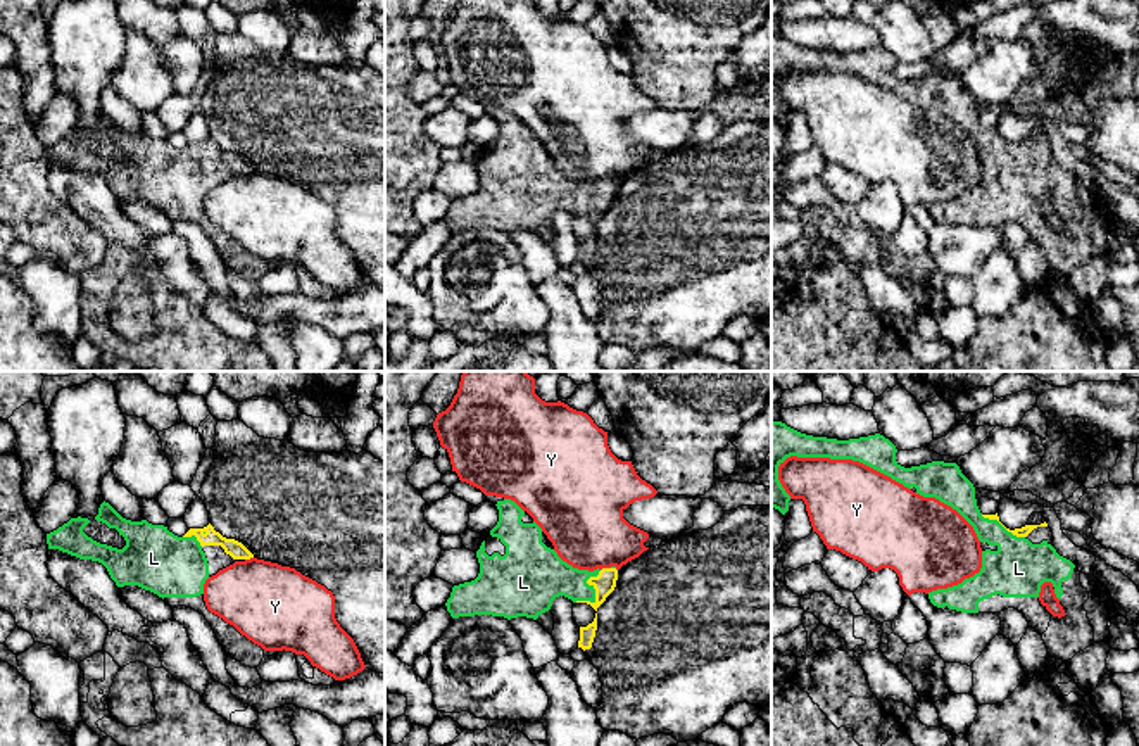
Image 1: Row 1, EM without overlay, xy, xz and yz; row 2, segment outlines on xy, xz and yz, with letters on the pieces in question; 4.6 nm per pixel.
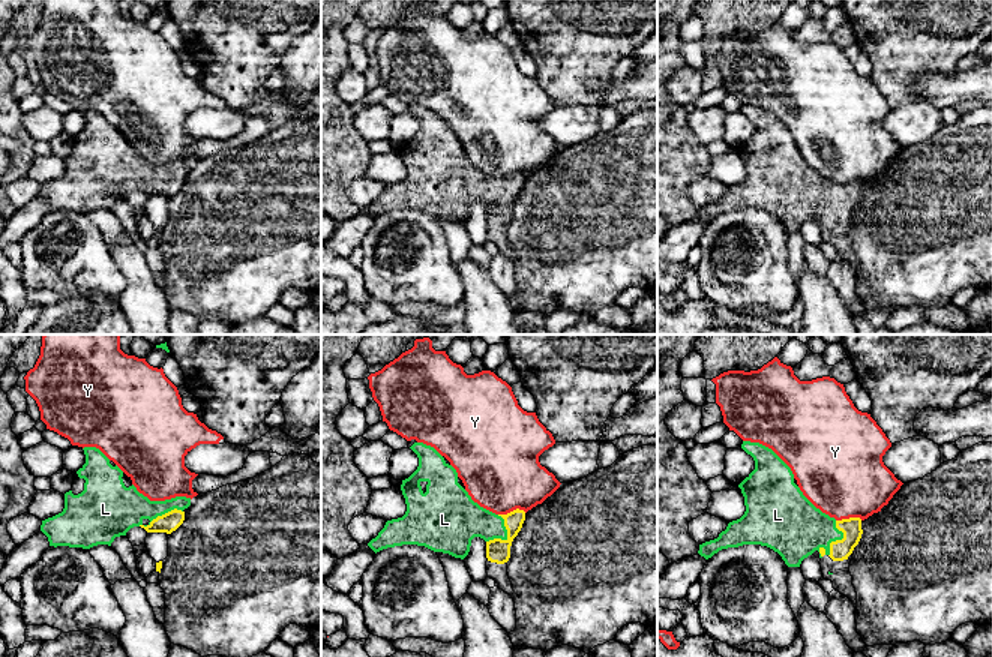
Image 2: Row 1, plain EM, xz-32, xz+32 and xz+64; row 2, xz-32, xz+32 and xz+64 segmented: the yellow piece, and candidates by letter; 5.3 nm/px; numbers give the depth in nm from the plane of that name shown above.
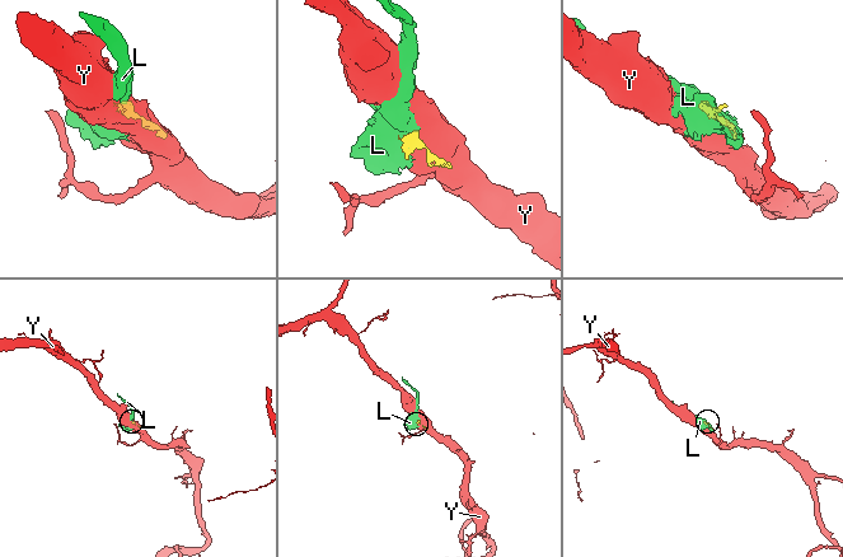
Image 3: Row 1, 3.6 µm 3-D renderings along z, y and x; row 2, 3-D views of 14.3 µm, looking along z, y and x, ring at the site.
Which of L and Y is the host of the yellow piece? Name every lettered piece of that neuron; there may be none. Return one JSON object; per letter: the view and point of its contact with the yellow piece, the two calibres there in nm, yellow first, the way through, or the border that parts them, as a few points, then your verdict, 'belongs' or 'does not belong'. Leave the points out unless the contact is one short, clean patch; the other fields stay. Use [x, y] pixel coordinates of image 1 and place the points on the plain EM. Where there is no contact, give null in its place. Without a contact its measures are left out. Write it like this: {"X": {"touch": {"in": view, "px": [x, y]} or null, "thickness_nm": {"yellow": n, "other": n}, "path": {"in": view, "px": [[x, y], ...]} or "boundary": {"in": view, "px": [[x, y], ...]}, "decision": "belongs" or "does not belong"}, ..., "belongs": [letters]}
{"L": {"touch": {"in": "xz", "px": [596, 206]}, "thickness_nm": {"yellow": 100, "other": 220}, "decision": "belongs"}, "Y": {"touch": {"in": "xz", "px": [604, 182]}, "thickness_nm": {"yellow": 100, "other": 360}, "decision": "does not belong"}, "belongs": ["L"]}

